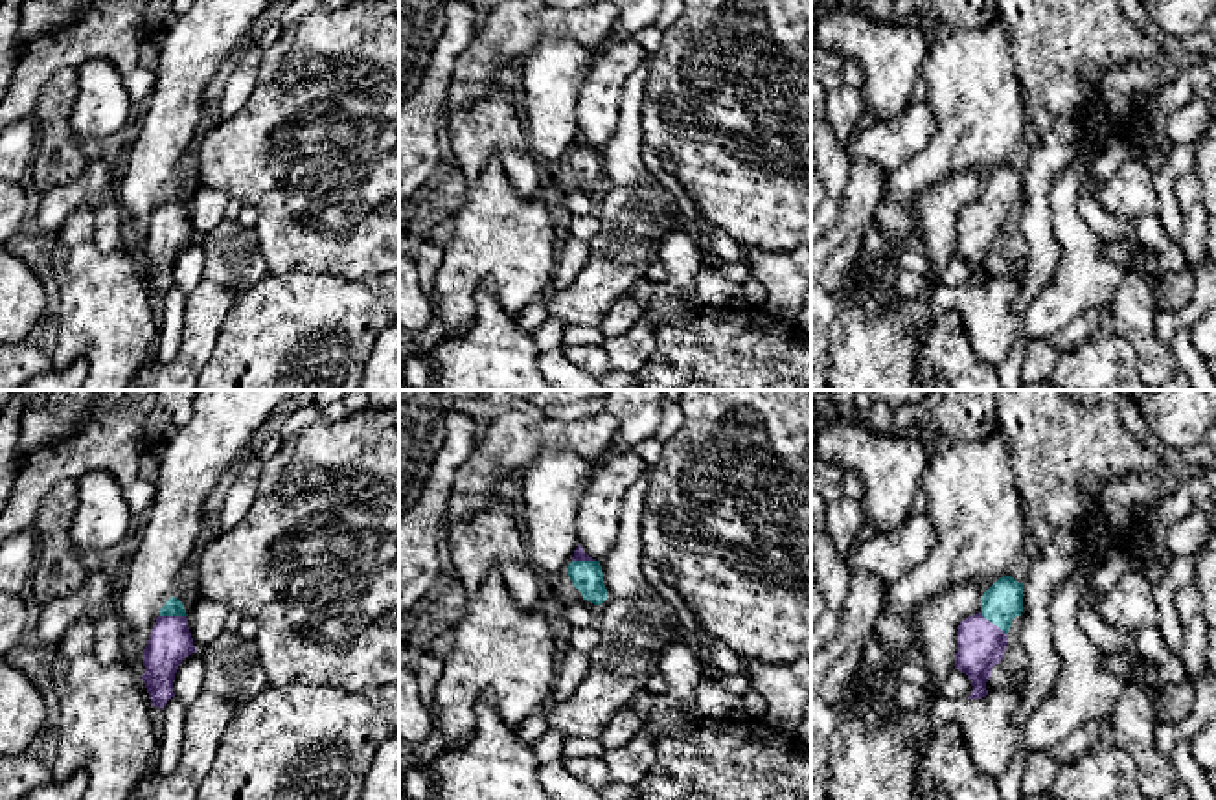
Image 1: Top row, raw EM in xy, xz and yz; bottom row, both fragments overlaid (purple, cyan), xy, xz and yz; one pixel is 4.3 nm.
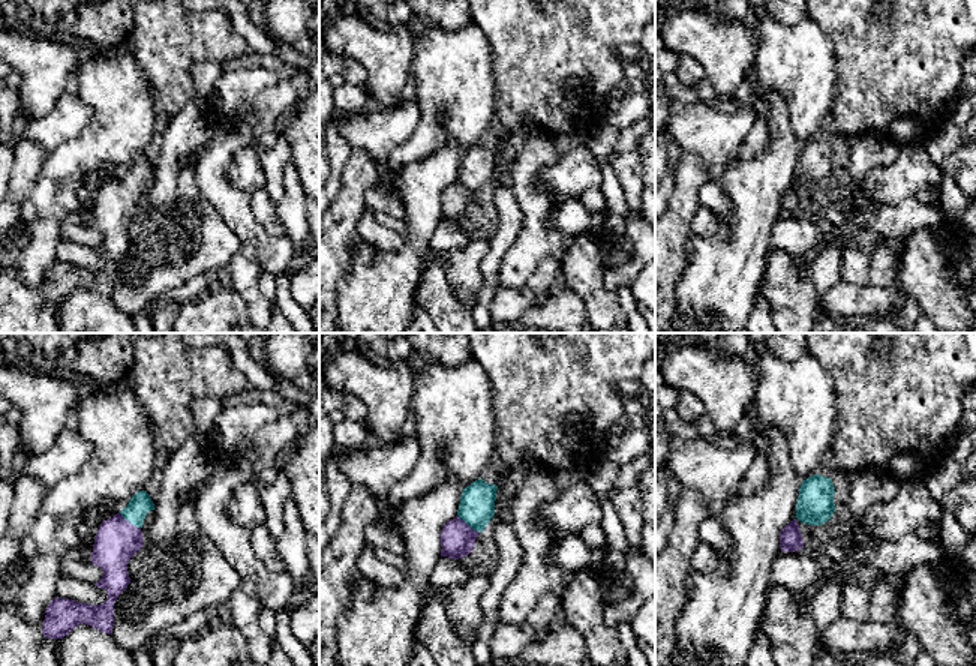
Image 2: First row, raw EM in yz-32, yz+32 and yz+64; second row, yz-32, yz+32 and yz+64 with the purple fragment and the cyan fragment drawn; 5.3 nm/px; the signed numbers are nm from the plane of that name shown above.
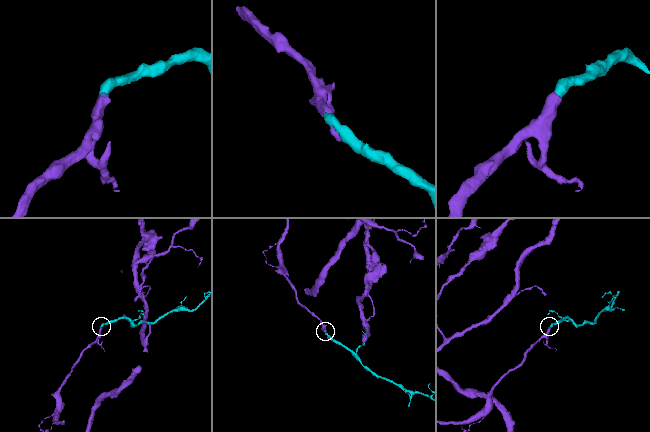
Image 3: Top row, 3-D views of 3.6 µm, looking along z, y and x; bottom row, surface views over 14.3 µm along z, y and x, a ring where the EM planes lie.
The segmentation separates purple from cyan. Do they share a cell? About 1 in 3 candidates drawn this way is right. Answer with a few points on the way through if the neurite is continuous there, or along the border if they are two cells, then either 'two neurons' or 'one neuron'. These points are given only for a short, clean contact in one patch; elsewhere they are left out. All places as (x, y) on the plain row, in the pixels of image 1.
across yz (981, 232), (992, 212), (1003, 188) | one neuron

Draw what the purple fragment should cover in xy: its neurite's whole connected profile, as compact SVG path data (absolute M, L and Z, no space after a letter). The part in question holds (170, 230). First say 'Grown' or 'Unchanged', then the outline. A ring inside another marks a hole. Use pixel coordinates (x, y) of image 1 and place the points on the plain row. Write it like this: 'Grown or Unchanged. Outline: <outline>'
Grown. Outline: M171 184L160 197L143 237L145 261L142 269L145 270L151 294L162 298L175 285L173 269L178 254L197 239L186 204L184 191Z

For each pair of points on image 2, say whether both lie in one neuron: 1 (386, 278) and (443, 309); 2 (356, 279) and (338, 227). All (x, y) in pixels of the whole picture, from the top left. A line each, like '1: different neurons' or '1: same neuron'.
1: different neurons
2: different neurons

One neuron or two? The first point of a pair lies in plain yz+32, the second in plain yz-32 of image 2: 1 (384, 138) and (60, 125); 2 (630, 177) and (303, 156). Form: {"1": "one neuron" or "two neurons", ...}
{"1": "one neuron", "2": "two neurons"}

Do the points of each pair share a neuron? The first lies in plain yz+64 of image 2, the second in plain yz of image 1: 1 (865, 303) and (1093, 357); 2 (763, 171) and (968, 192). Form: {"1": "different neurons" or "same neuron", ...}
{"1": "different neurons", "2": "same neuron"}

